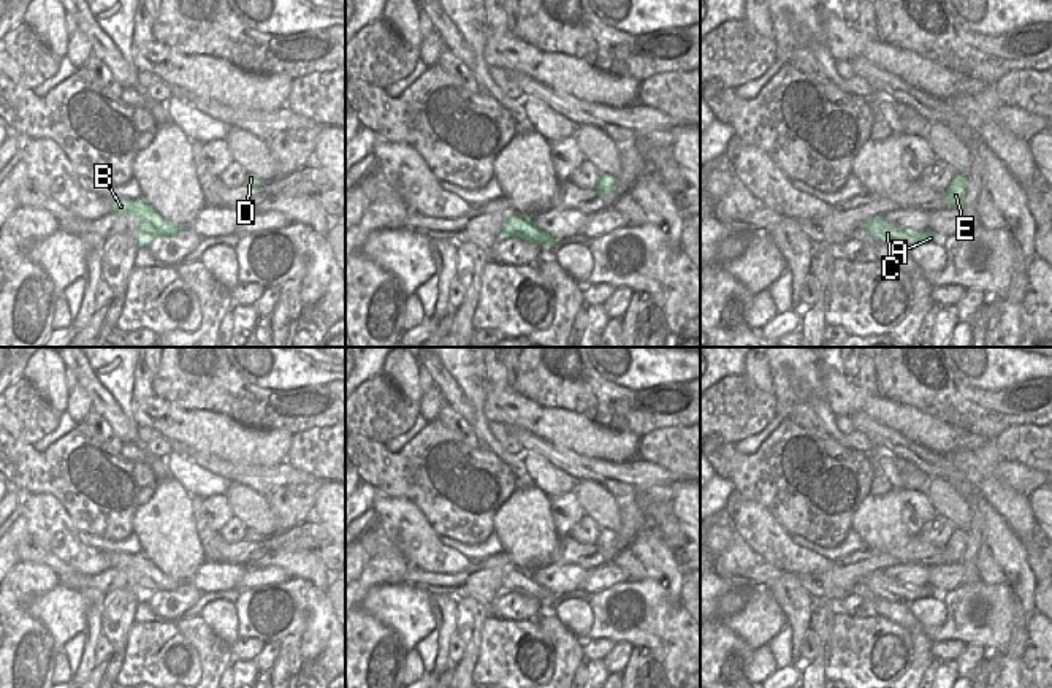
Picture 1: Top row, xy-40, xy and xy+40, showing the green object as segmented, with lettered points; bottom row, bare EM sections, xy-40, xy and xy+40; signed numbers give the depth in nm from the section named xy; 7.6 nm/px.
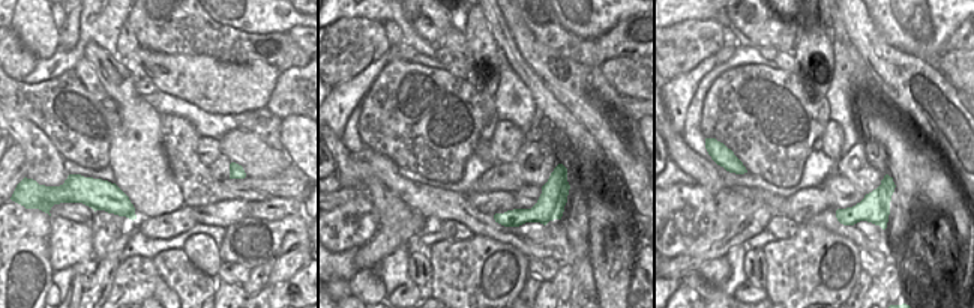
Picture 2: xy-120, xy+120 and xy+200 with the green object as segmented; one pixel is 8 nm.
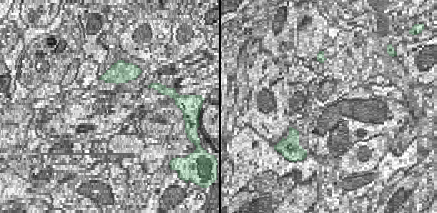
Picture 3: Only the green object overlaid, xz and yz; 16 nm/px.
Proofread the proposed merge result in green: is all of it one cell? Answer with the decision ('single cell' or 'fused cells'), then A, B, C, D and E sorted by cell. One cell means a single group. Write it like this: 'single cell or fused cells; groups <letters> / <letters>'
single cell; groups A B C D E

